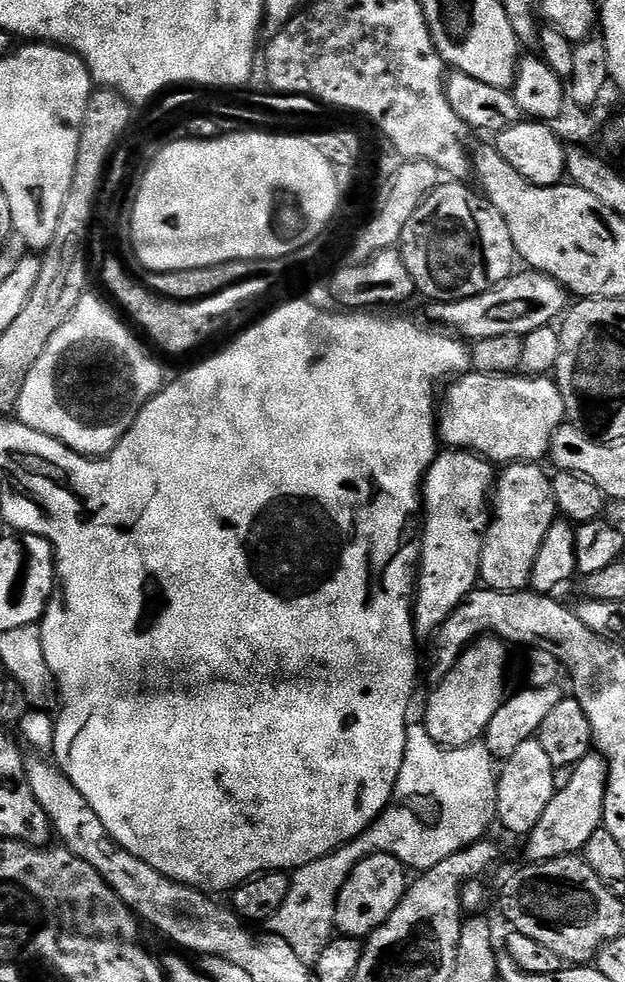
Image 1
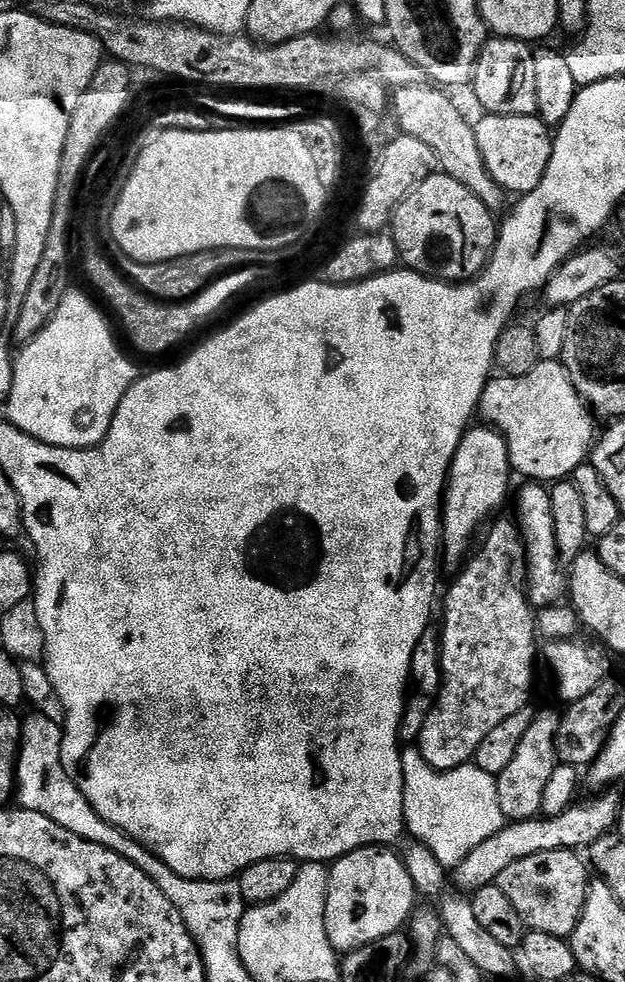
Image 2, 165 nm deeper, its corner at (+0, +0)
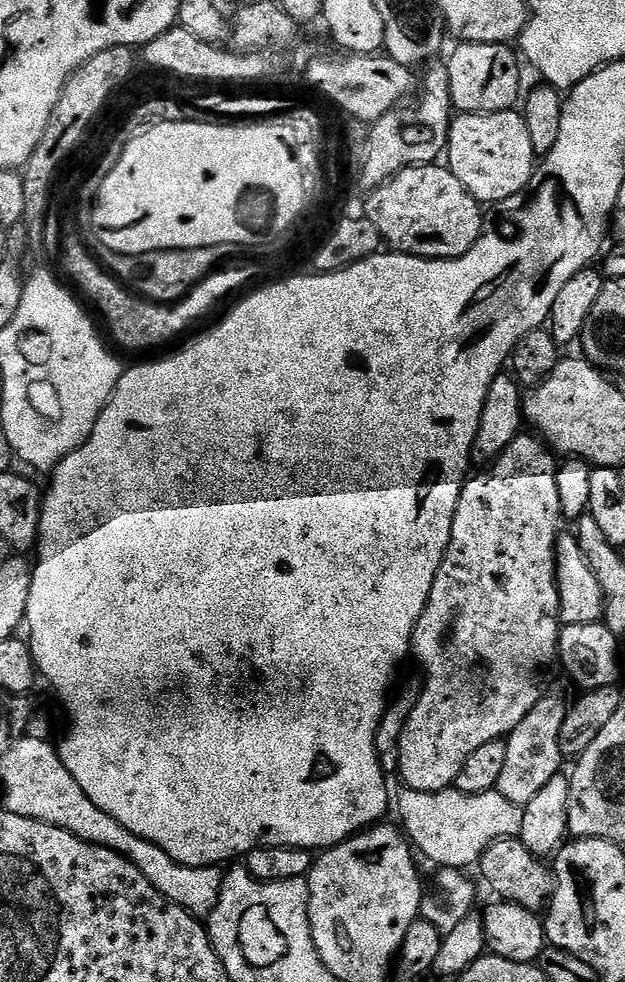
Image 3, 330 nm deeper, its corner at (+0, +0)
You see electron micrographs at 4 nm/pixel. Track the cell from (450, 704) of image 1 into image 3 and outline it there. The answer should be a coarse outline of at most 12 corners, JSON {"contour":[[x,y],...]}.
{"contour":[[558,460],[469,475],[412,635],[407,787],[455,785],[560,647]]}

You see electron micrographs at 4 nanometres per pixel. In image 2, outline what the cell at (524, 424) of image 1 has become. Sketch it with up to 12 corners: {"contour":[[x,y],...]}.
{"contour":[[560,360],[489,379],[513,473],[567,481],[598,436]]}

